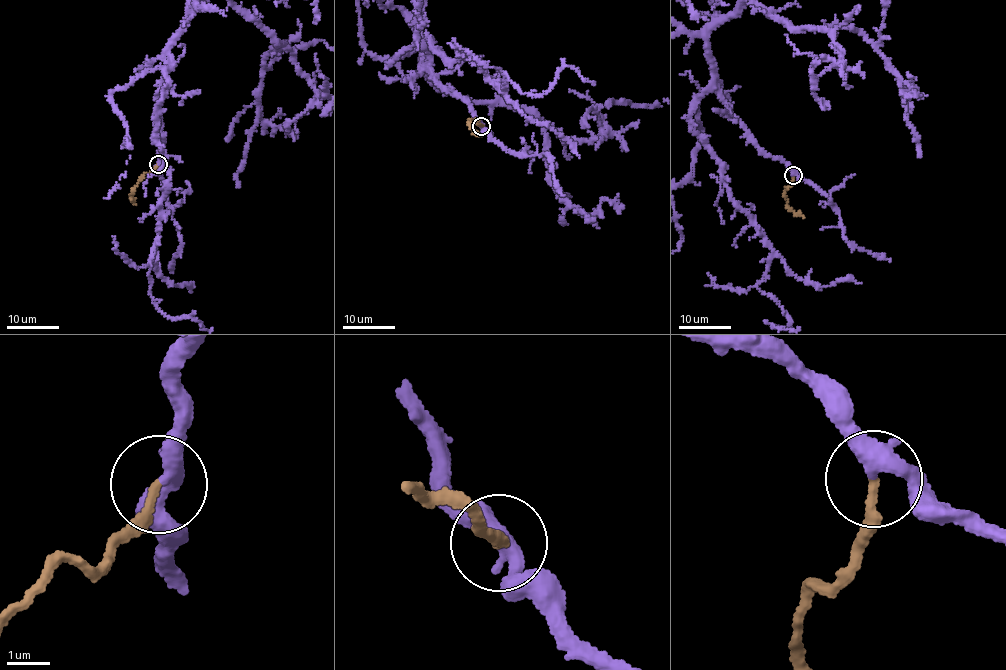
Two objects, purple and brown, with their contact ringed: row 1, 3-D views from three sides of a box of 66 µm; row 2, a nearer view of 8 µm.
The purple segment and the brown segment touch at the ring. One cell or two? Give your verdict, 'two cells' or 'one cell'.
one cell

